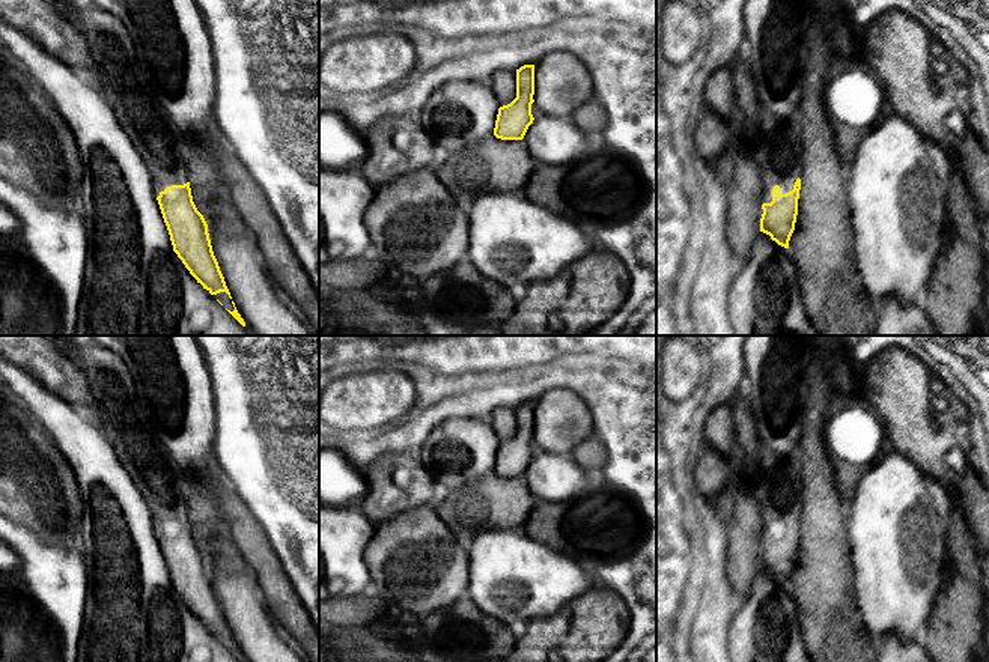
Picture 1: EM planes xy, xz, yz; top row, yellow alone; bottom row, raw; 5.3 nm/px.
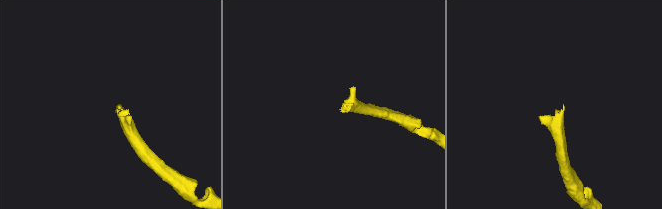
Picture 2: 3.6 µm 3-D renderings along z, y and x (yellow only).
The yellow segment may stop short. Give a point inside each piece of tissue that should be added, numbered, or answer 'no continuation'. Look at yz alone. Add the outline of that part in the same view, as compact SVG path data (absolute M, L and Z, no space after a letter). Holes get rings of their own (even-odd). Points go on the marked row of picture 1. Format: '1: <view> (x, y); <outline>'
1: yz (779, 152); M763 119L762 135L750 147L756 159L762 179L762 205L772 202L772 188L780 187L778 193L786 194L793 190L796 179L802 176L804 147L801 140L801 126L789 125L774 119Z

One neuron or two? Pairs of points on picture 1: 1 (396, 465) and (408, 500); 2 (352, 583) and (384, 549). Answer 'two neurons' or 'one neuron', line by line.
1: one neuron
2: two neurons

